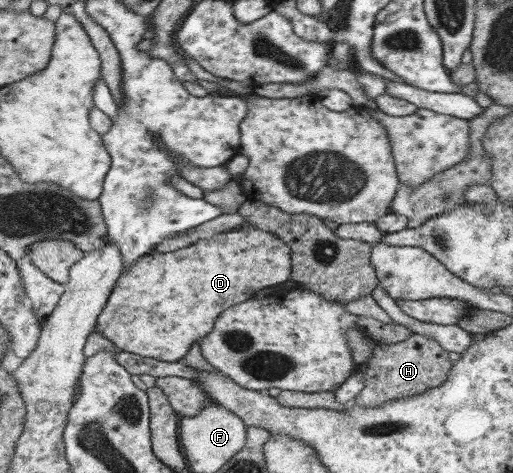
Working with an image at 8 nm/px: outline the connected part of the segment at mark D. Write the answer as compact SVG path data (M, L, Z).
M245 225L229 230L228 232L212 235L208 239L198 239L195 243L182 249L176 249L176 251L166 253L154 252L140 257L136 263L132 263L124 273L121 273L120 277L116 280L110 295L107 297L105 306L96 319L95 329L103 337L112 341L113 345L121 351L128 351L128 353L135 353L142 358L147 357L168 363L183 361L183 357L186 355L191 344L193 342L200 342L212 330L214 320L220 315L220 311L224 311L224 309L230 307L230 305L234 305L234 303L240 303L240 301L246 301L246 299L252 298L254 293L263 287L278 285L278 283L282 284L289 277L290 247L269 232L256 230Z

